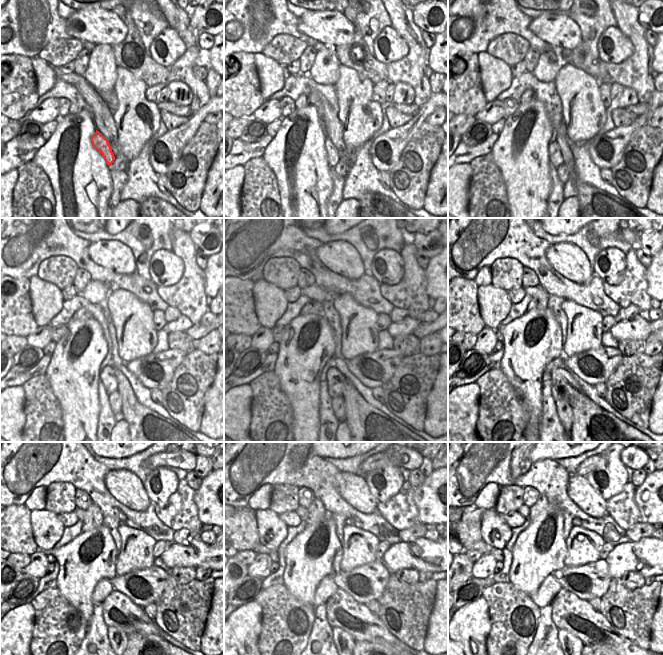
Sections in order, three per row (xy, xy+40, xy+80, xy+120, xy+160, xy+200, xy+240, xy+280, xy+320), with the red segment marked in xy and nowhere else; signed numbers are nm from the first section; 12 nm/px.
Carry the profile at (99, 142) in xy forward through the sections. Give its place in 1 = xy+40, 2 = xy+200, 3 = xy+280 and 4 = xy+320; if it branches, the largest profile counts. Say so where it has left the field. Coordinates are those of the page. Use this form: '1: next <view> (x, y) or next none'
1: next xy+40 (333, 157)
2: next xy+200 (564, 388)
3: next xy+280 (355, 618)
4: next xy+320 (569, 612)

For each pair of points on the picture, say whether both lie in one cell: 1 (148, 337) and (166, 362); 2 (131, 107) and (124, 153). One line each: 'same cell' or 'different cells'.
1: different cells
2: same cell

